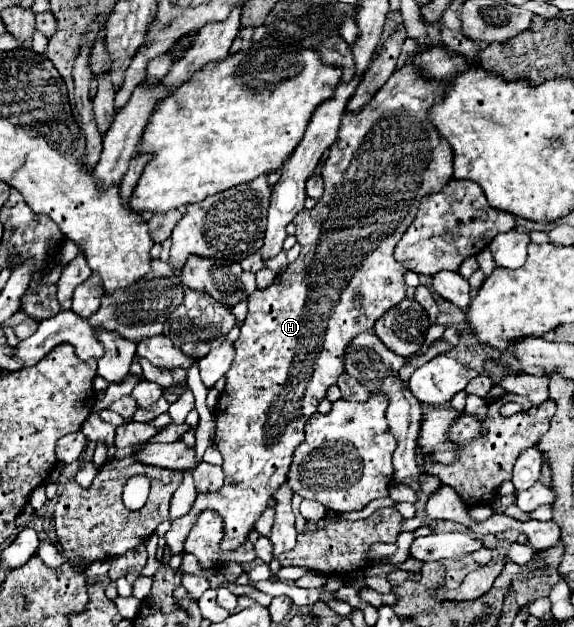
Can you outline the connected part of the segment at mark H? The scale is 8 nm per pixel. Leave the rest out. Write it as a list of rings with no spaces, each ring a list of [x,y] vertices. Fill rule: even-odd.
[[[408,60],[406,68],[396,70],[396,72],[388,78],[388,82],[374,94],[374,98],[372,98],[360,112],[348,112],[348,110],[344,112],[344,116],[342,116],[342,126],[340,126],[340,132],[338,132],[338,138],[336,138],[336,142],[330,146],[328,158],[326,158],[326,162],[324,162],[324,166],[322,166],[324,194],[322,194],[322,198],[316,202],[316,206],[314,206],[312,210],[302,210],[302,212],[298,212],[298,214],[294,216],[296,238],[298,238],[298,244],[302,246],[300,256],[298,256],[292,264],[288,264],[288,268],[286,268],[284,272],[280,272],[280,274],[274,278],[274,282],[272,282],[266,290],[256,290],[256,292],[250,294],[250,298],[248,298],[248,316],[246,316],[246,320],[244,320],[244,324],[242,324],[242,328],[240,328],[238,340],[234,342],[236,358],[234,358],[232,368],[226,372],[226,388],[224,388],[224,392],[220,394],[220,400],[218,400],[218,404],[216,404],[216,408],[214,408],[214,412],[212,412],[212,414],[214,414],[214,420],[216,420],[214,444],[216,444],[216,448],[220,450],[220,454],[222,454],[222,458],[224,458],[224,464],[222,464],[224,476],[226,476],[226,478],[224,478],[224,486],[222,486],[222,490],[220,490],[218,494],[216,494],[216,492],[214,492],[214,494],[198,494],[198,498],[196,498],[192,510],[190,510],[186,516],[182,516],[182,518],[172,520],[172,528],[170,528],[170,532],[166,534],[166,544],[168,544],[168,550],[170,550],[172,554],[180,554],[180,552],[184,550],[184,540],[186,540],[186,536],[188,536],[188,532],[190,532],[194,520],[196,520],[196,514],[202,512],[202,510],[208,510],[208,508],[210,508],[210,510],[216,510],[216,512],[222,516],[222,520],[224,520],[224,538],[222,538],[222,544],[220,544],[224,552],[236,550],[236,548],[240,548],[240,546],[246,542],[246,538],[248,538],[250,530],[254,528],[256,520],[258,520],[258,518],[262,516],[262,512],[266,510],[268,498],[274,496],[274,492],[286,482],[286,472],[288,472],[288,468],[290,468],[292,452],[294,452],[294,448],[304,440],[304,424],[306,424],[306,420],[316,412],[320,400],[326,396],[326,390],[328,390],[332,384],[336,384],[336,378],[344,372],[344,370],[342,370],[342,350],[346,348],[346,342],[350,342],[350,340],[352,340],[356,334],[360,334],[360,332],[372,330],[374,322],[376,322],[388,308],[392,308],[394,304],[398,304],[398,302],[404,300],[404,296],[406,296],[404,274],[406,274],[406,272],[404,272],[404,264],[398,262],[398,260],[394,258],[394,248],[396,248],[396,244],[400,242],[400,238],[402,238],[402,234],[406,232],[406,228],[412,224],[412,220],[414,220],[414,216],[416,216],[416,212],[418,212],[420,200],[422,200],[424,196],[430,196],[430,194],[434,194],[434,192],[440,192],[440,190],[448,184],[448,180],[452,178],[452,150],[450,150],[448,144],[436,134],[436,128],[432,128],[432,124],[430,124],[430,120],[428,120],[428,108],[430,108],[432,104],[440,102],[442,96],[444,96],[444,84],[426,82],[426,80],[420,76],[418,68],[412,68],[412,66],[410,66],[410,60]],[[356,292],[360,292],[362,298],[364,298],[364,302],[362,302],[360,308],[356,308],[356,306],[352,304],[352,296],[354,296]]]

